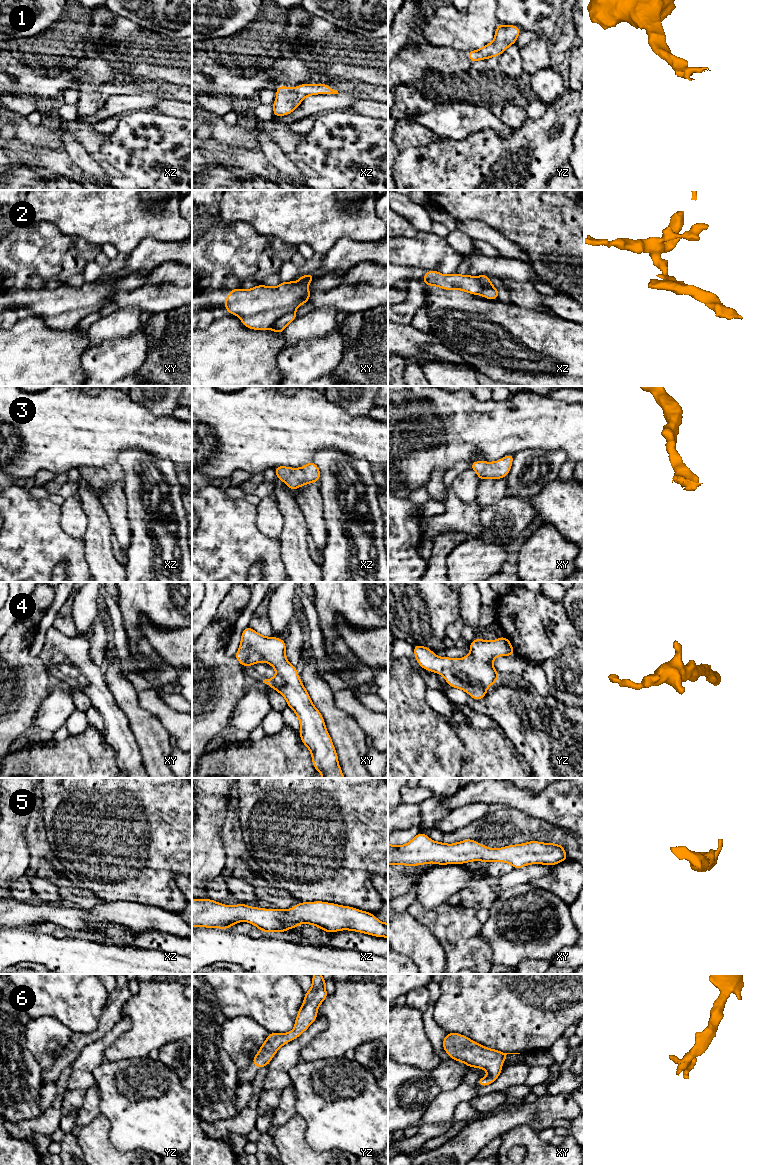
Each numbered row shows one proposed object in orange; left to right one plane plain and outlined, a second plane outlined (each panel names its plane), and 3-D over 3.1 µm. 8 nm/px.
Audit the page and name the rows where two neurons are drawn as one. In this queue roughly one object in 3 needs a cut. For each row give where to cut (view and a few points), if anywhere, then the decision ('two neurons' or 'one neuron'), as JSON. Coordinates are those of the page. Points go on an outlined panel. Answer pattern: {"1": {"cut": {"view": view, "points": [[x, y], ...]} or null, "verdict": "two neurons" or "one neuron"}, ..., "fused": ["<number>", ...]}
{"1": {"cut": null, "verdict": "one neuron"}, "2": {"cut": {"view": "xy", "points": [[293, 311], [284, 313], [269, 327]]}, "verdict": "two neurons"}, "3": {"cut": null, "verdict": "one neuron"}, "4": {"cut": null, "verdict": "one neuron"}, "5": {"cut": null, "verdict": "one neuron"}, "6": {"cut": null, "verdict": "one neuron"}, "fused": ["2"]}

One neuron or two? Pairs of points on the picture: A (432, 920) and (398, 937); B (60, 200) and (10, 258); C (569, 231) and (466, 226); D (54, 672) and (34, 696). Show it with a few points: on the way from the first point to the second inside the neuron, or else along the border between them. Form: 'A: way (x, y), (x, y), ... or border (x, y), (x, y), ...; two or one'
A: border (406, 911), (424, 925), (439, 942); two
B: border (39, 222), (52, 222), (62, 233); two
C: border (468, 218), (482, 220), (510, 240); two
D: border (47, 667), (48, 674), (54, 682); two

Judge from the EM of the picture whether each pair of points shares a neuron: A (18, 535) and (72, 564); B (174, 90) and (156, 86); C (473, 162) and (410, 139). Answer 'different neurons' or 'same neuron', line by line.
A: same neuron
B: same neuron
C: different neurons

